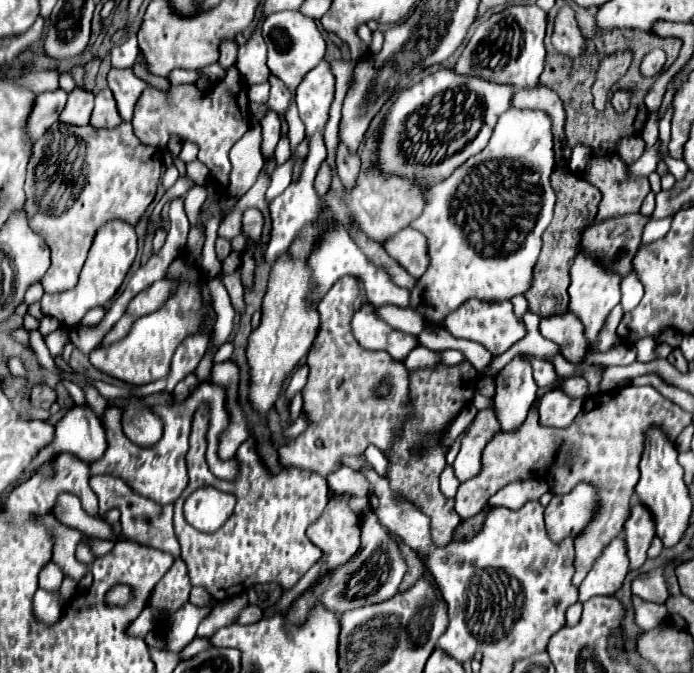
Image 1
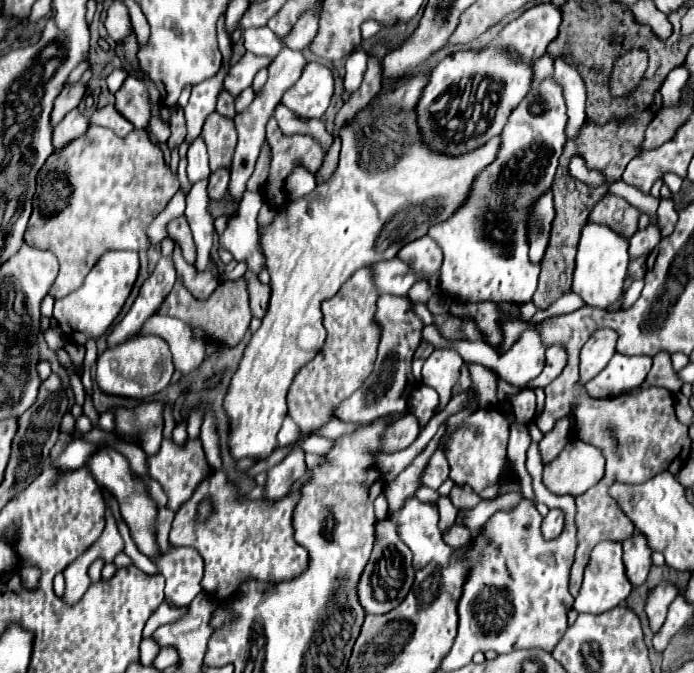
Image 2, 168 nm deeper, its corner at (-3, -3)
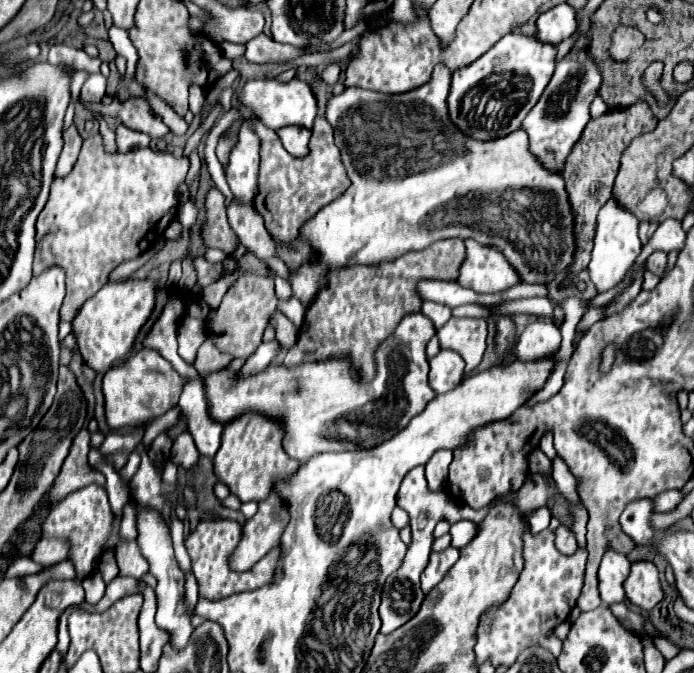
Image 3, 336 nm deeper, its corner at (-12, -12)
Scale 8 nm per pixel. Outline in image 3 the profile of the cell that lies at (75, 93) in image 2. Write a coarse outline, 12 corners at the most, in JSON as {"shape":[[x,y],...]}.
{"shape":[[102,74],[86,78],[80,98],[98,104],[106,94]]}

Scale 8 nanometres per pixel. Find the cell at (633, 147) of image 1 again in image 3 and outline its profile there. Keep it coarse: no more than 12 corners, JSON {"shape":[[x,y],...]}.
{"shape":[[646,102],[592,118],[564,164],[572,272],[590,262],[620,156],[656,128]]}

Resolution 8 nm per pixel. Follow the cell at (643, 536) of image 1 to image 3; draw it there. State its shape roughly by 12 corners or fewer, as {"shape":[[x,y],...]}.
{"shape":[[634,562],[624,582],[630,604],[650,612],[664,598],[656,566]]}

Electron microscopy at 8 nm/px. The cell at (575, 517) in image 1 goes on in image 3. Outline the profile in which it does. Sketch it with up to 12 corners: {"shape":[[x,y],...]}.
{"shape":[[566,526],[556,530],[556,548],[570,556],[576,552],[574,532]]}

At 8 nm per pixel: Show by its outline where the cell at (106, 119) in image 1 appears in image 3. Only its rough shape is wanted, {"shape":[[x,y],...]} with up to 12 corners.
{"shape":[[120,124],[116,144],[120,152],[146,148],[150,136]]}

